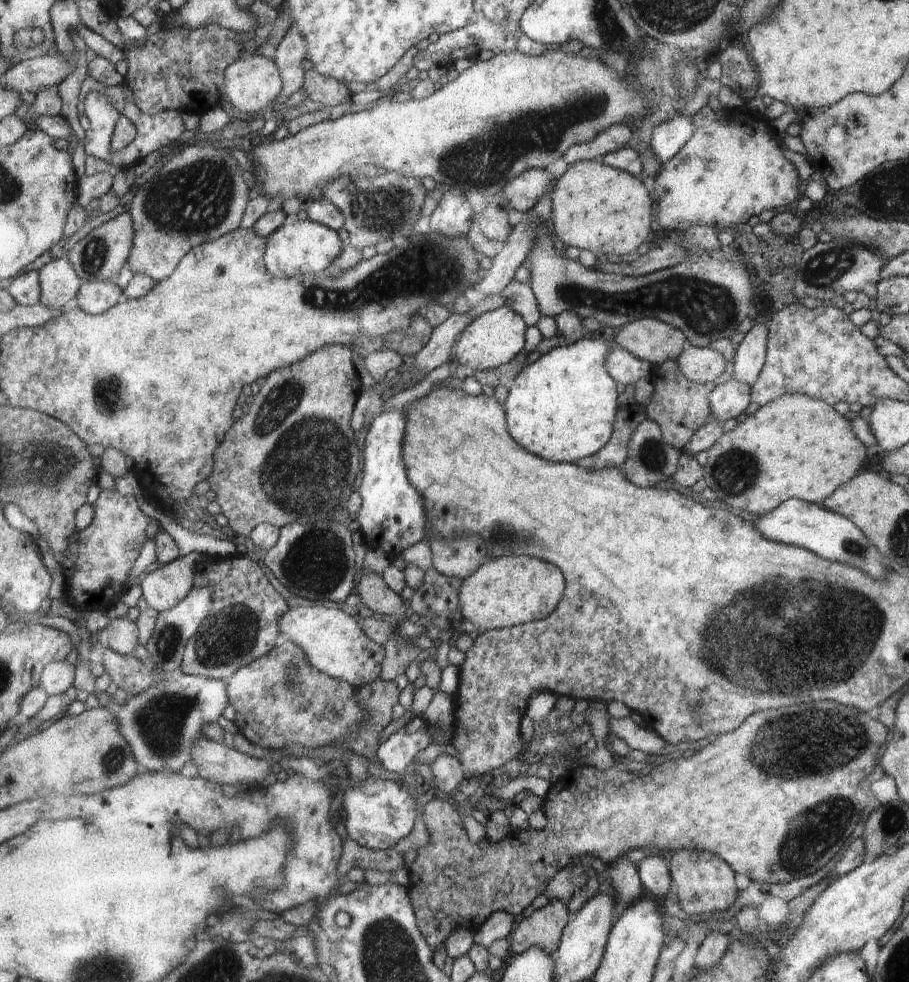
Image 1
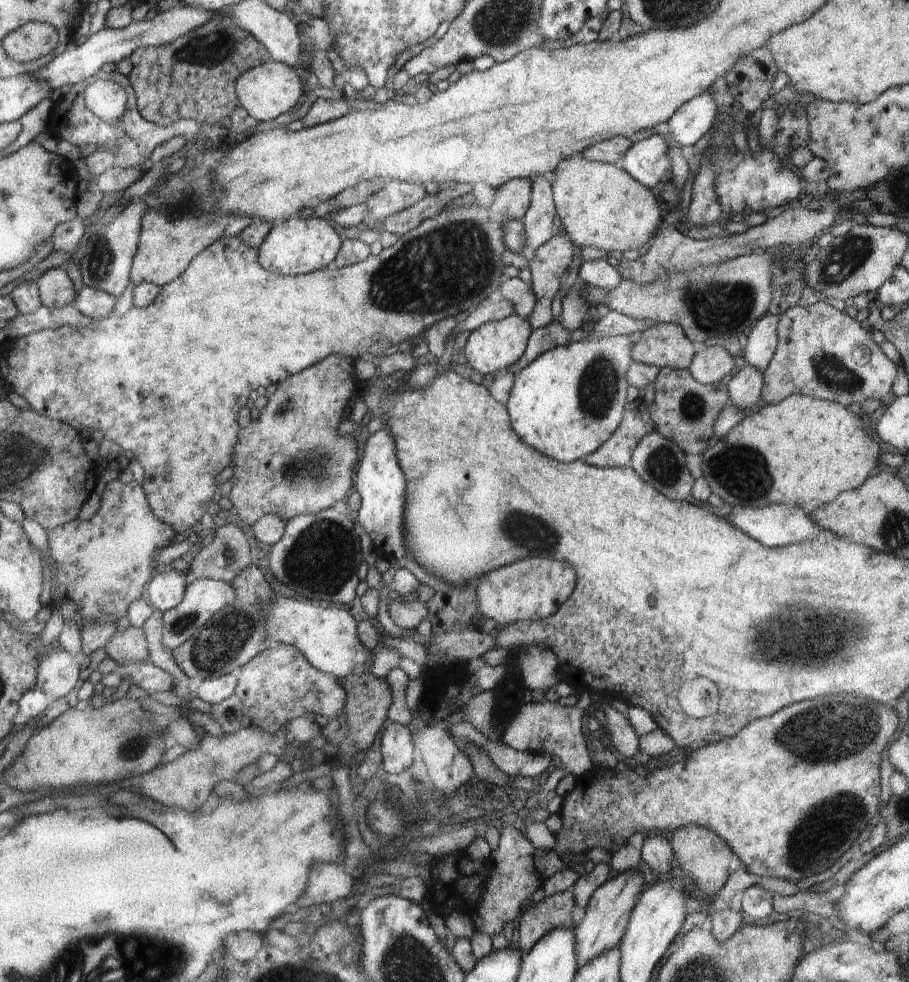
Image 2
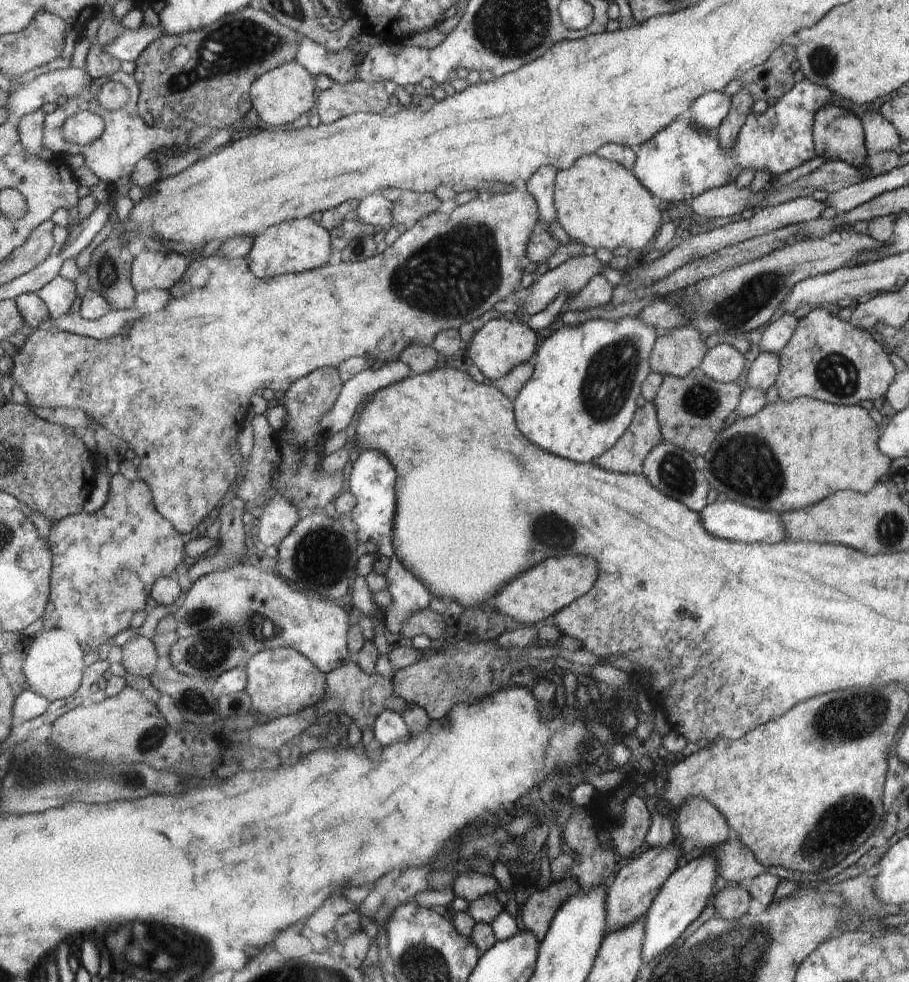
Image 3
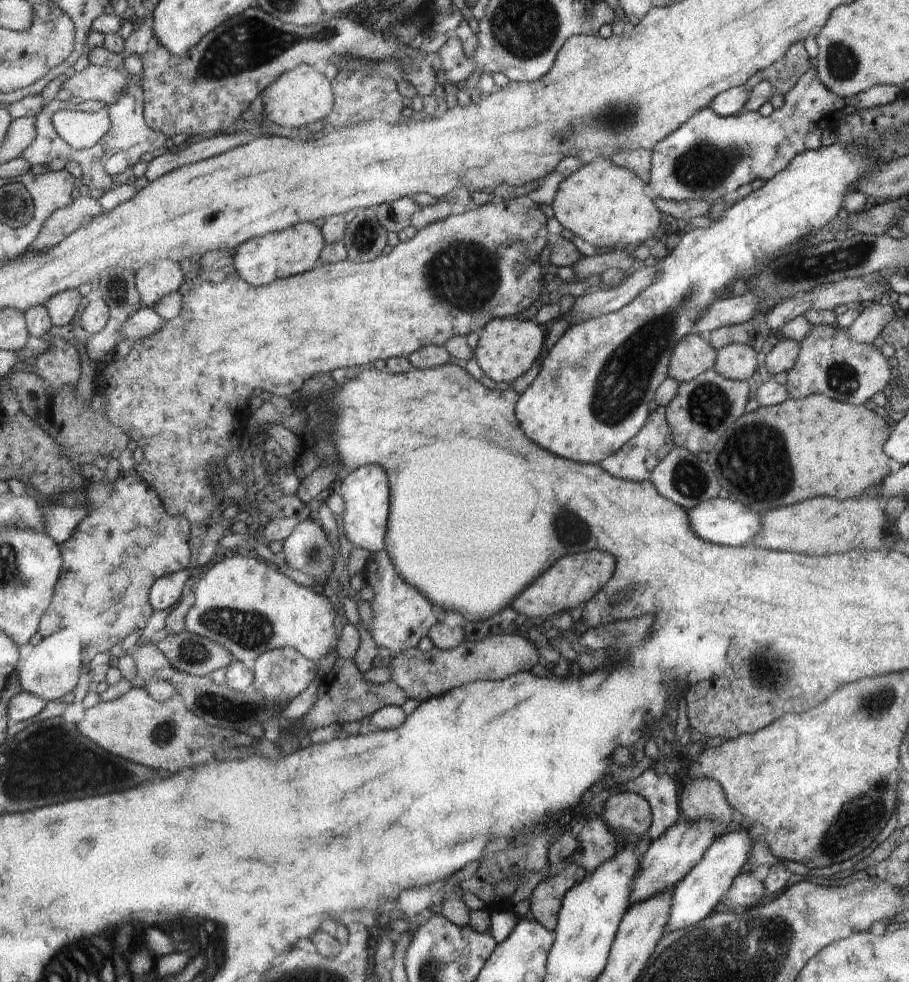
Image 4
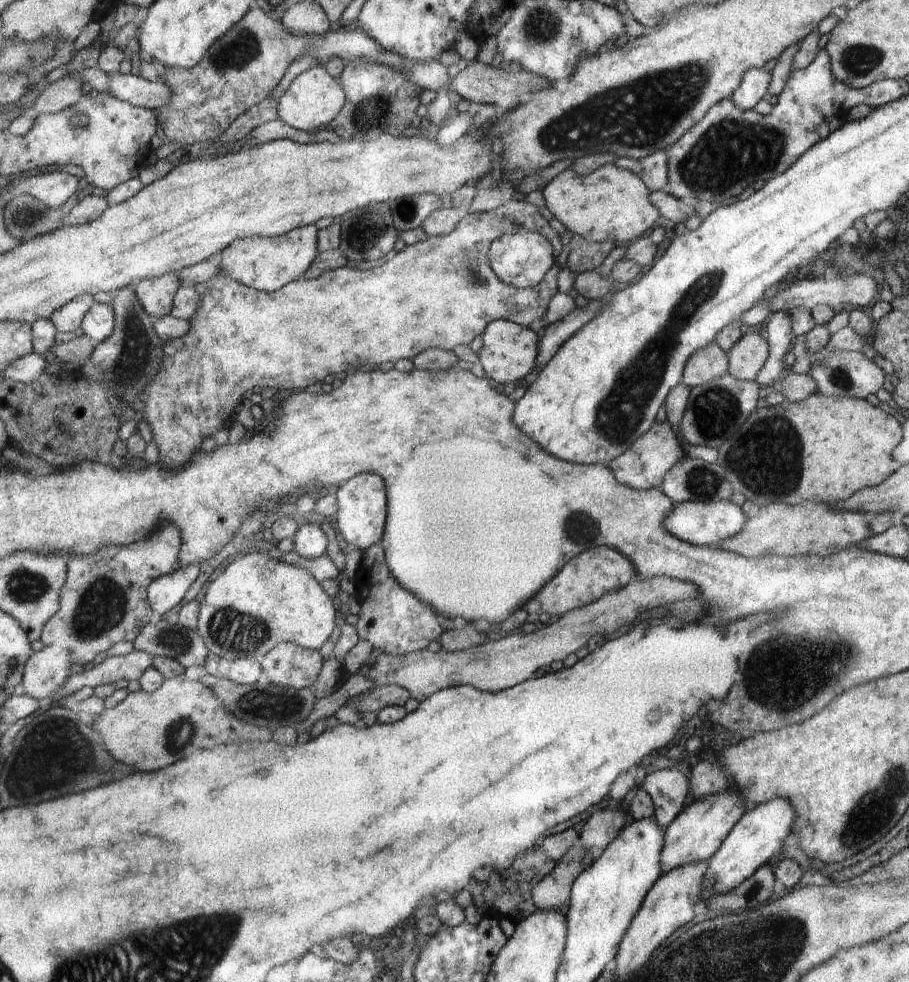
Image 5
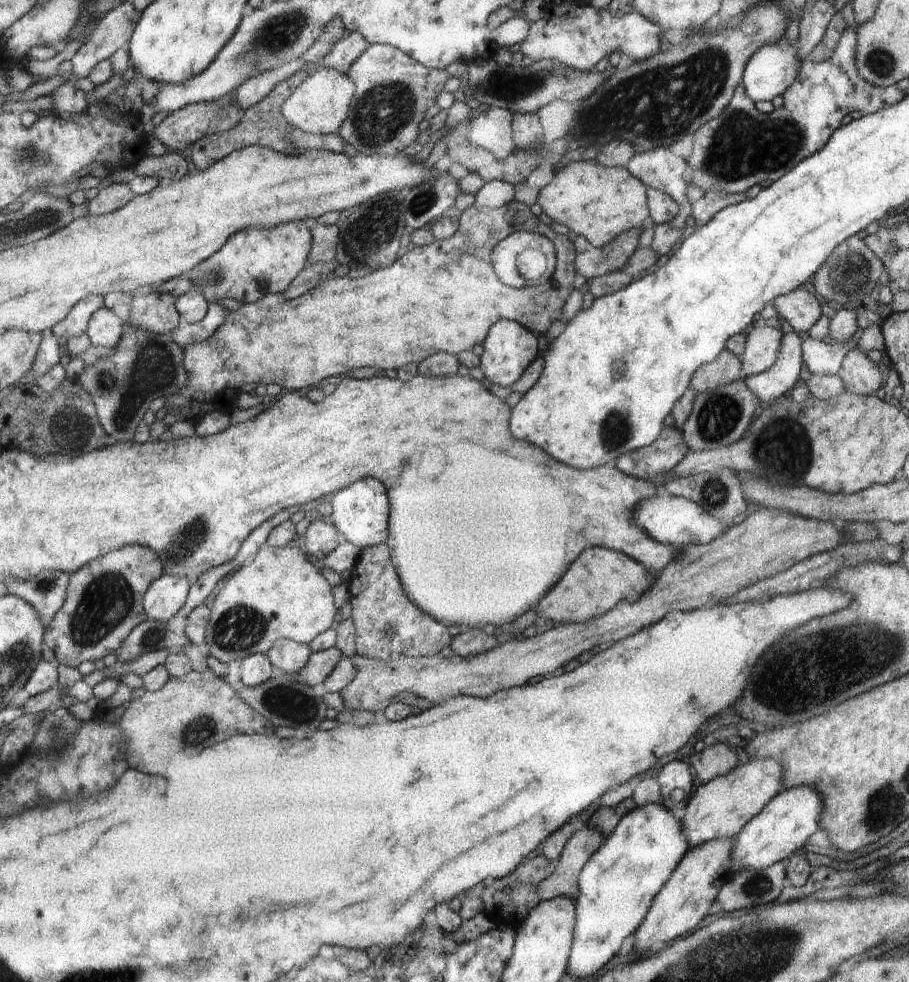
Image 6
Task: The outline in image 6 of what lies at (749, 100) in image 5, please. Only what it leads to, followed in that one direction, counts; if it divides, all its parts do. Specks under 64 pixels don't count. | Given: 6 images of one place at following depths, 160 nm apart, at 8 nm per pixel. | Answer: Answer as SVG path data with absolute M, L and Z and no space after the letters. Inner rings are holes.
M782 37L779 41L770 45L764 45L752 56L746 64L746 72L743 74L744 88L748 96L754 101L771 101L780 96L799 77L801 60L799 59L798 40L793 45Z

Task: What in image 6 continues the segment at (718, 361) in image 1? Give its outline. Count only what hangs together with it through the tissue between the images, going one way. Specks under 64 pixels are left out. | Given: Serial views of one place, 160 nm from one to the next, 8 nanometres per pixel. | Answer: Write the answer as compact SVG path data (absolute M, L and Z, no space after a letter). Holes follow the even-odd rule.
M770 325L752 327L741 356L743 376L754 376L768 370L776 361L783 341L781 329Z

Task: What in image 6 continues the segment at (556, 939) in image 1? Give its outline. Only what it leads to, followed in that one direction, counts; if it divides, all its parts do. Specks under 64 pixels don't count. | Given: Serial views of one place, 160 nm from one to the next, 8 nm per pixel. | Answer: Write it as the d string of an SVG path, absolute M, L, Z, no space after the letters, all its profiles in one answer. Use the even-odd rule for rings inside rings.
M588 823L578 824L576 832L566 843L554 872L537 886L537 893L541 900L545 901L556 897L568 897L576 900L579 897L579 874L582 872L583 866L592 857L592 854L595 854L601 848L604 840L606 840L606 837L600 830Z

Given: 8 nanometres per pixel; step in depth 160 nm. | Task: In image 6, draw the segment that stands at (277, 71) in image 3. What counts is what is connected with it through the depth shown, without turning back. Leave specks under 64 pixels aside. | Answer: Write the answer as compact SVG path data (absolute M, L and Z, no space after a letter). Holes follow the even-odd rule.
M320 67L295 90L283 105L283 115L294 129L300 129L307 133L317 135L329 135L339 132L344 119L348 116L348 109L352 96L354 96L355 84L347 73L335 68Z

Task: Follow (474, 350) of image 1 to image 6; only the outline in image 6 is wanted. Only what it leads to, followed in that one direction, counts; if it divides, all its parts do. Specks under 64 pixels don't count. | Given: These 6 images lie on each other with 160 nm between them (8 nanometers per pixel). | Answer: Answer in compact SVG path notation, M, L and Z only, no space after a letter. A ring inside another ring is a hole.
M503 318L491 326L483 347L481 369L484 376L490 380L491 384L511 386L530 368L531 362L536 358L538 342L520 323Z

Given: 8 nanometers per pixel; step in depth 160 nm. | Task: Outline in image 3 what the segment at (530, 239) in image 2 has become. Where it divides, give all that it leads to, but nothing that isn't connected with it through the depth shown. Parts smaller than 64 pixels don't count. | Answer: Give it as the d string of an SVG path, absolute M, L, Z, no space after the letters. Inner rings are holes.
M544 165L532 174L530 180L522 185L522 188L534 196L540 209L540 218L547 223L556 221L555 211L555 178L557 168L552 165Z

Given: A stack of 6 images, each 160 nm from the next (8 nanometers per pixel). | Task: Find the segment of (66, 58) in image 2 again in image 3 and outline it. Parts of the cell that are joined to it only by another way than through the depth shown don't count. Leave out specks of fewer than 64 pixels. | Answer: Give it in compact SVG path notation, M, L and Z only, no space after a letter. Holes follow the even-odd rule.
M144 25L137 31L127 30L121 39L104 48L105 51L113 54L114 57L124 63L128 61L134 61L136 63L150 46L166 34L168 33L165 31L163 25L157 27Z

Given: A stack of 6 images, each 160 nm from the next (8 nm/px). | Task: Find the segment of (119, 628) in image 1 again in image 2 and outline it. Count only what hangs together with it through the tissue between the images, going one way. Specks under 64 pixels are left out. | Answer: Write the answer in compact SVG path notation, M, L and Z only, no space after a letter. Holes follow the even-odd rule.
M132 624L124 631L118 631L106 645L109 656L122 666L131 662L150 662L147 634L143 628Z

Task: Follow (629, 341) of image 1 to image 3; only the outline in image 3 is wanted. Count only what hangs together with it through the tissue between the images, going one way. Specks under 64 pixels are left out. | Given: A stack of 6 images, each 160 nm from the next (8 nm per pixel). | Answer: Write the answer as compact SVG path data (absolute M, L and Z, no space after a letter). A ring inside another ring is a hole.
M694 326L676 327L655 342L649 362L651 370L663 375L685 377L698 369L706 357L706 344Z

